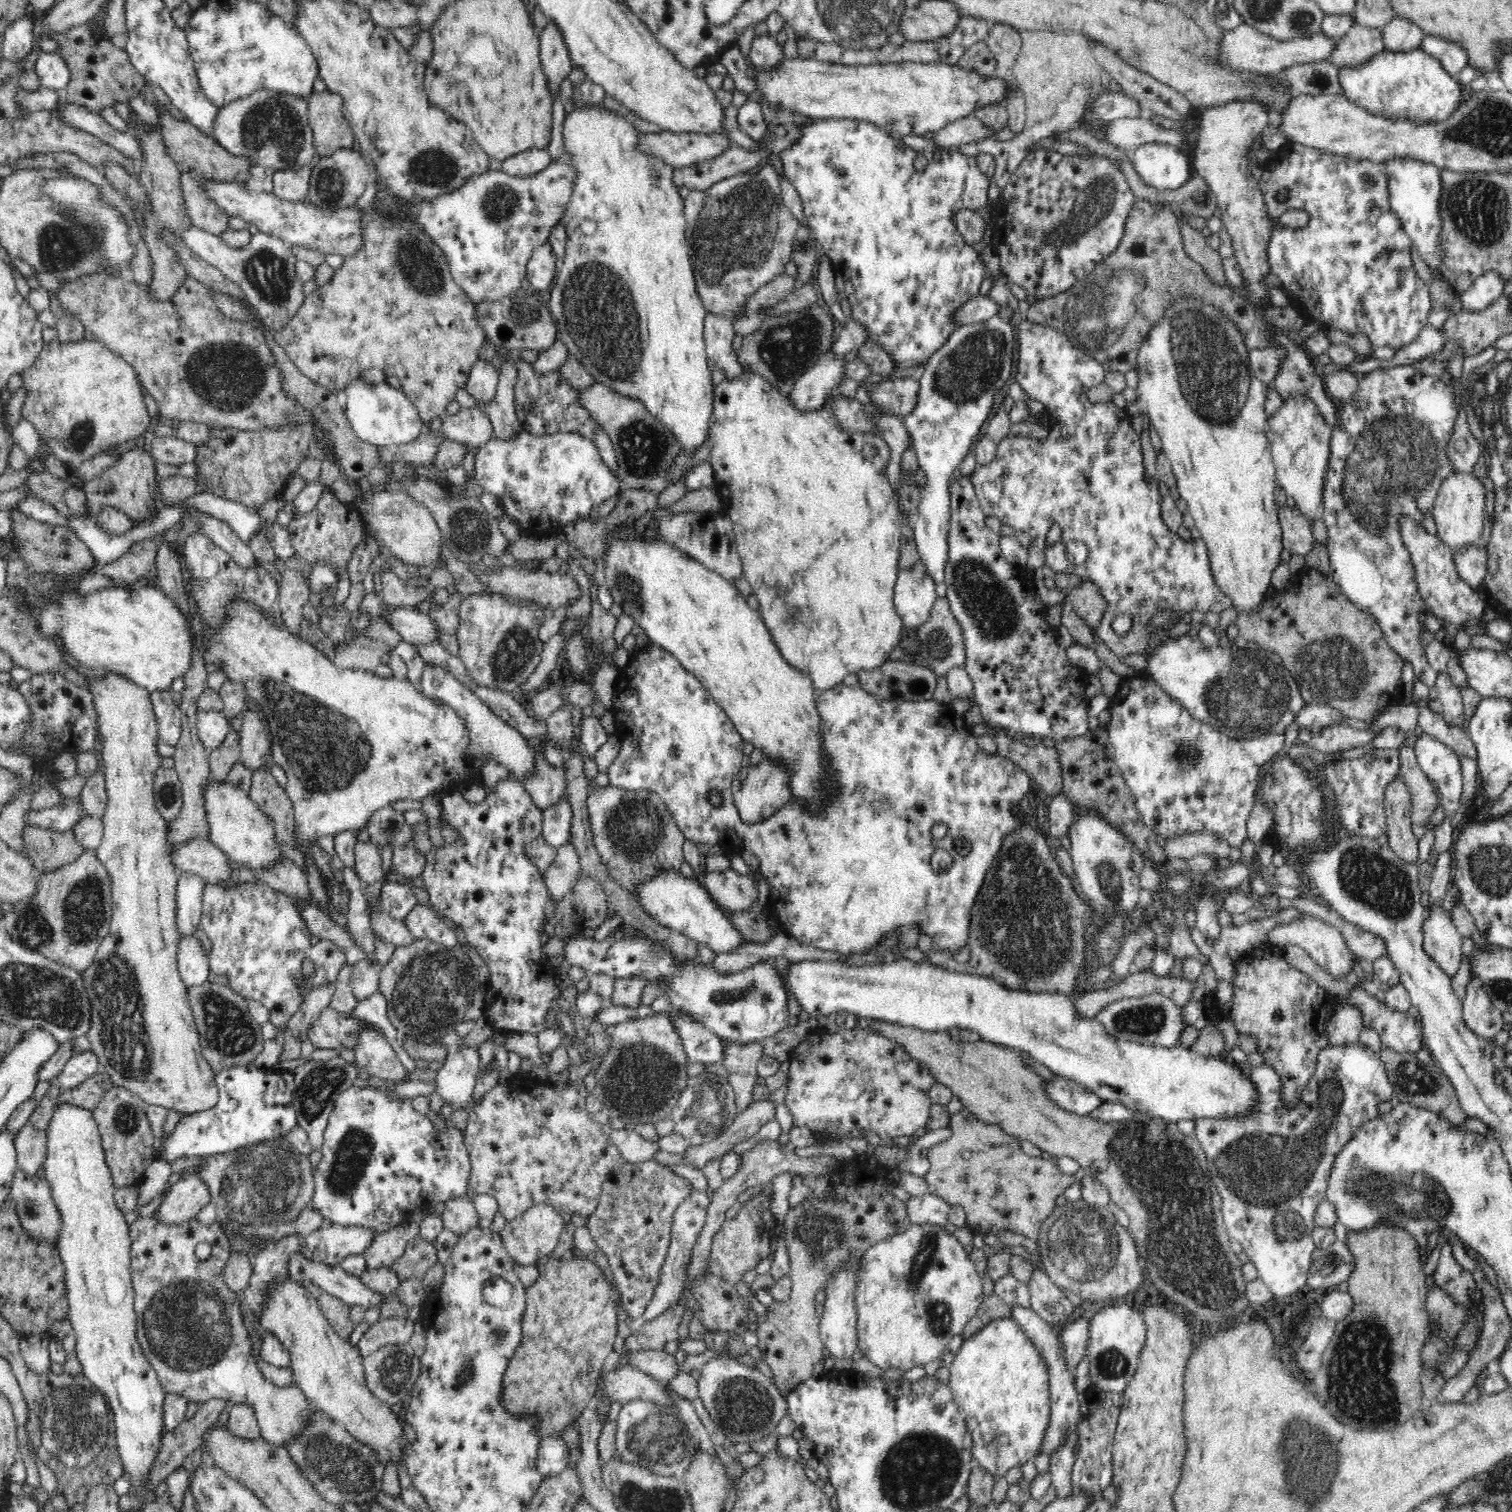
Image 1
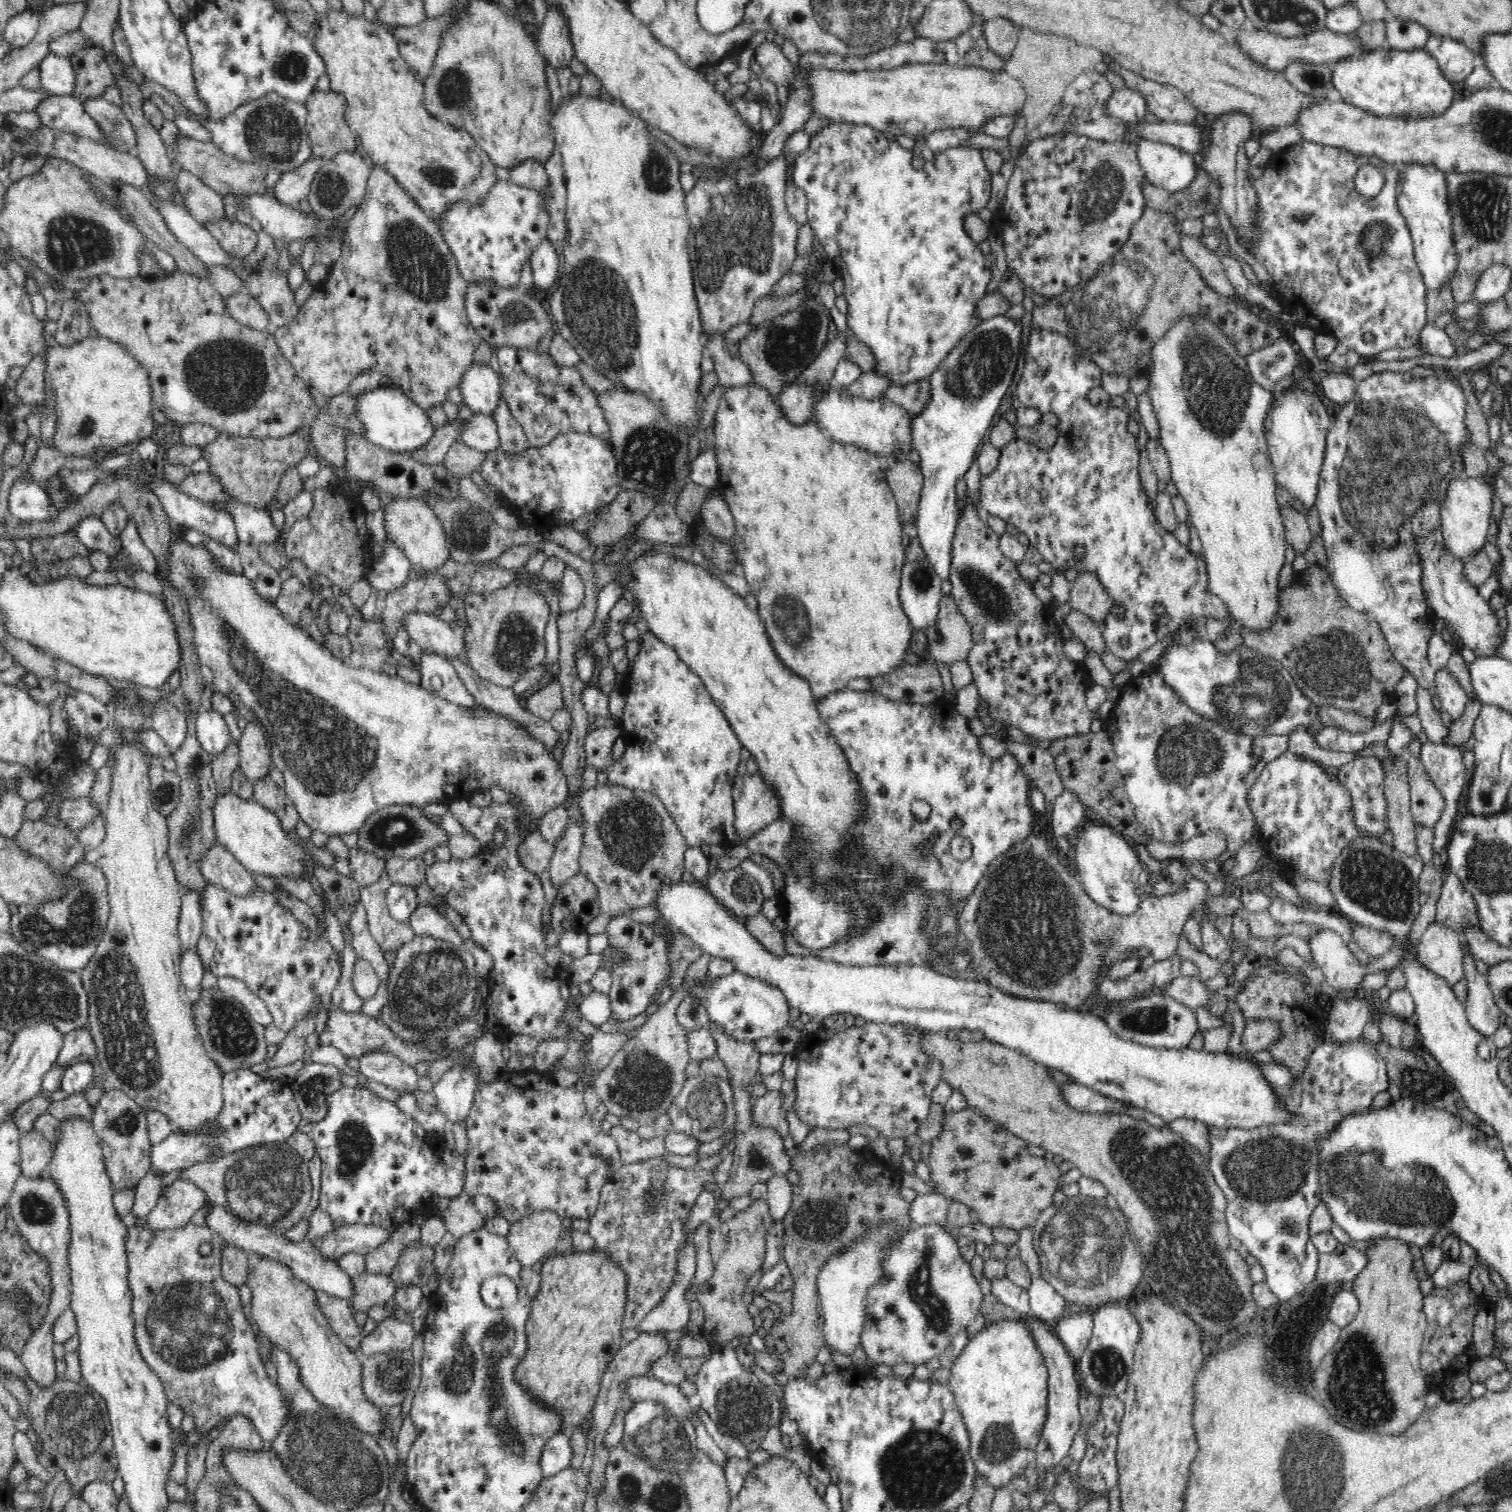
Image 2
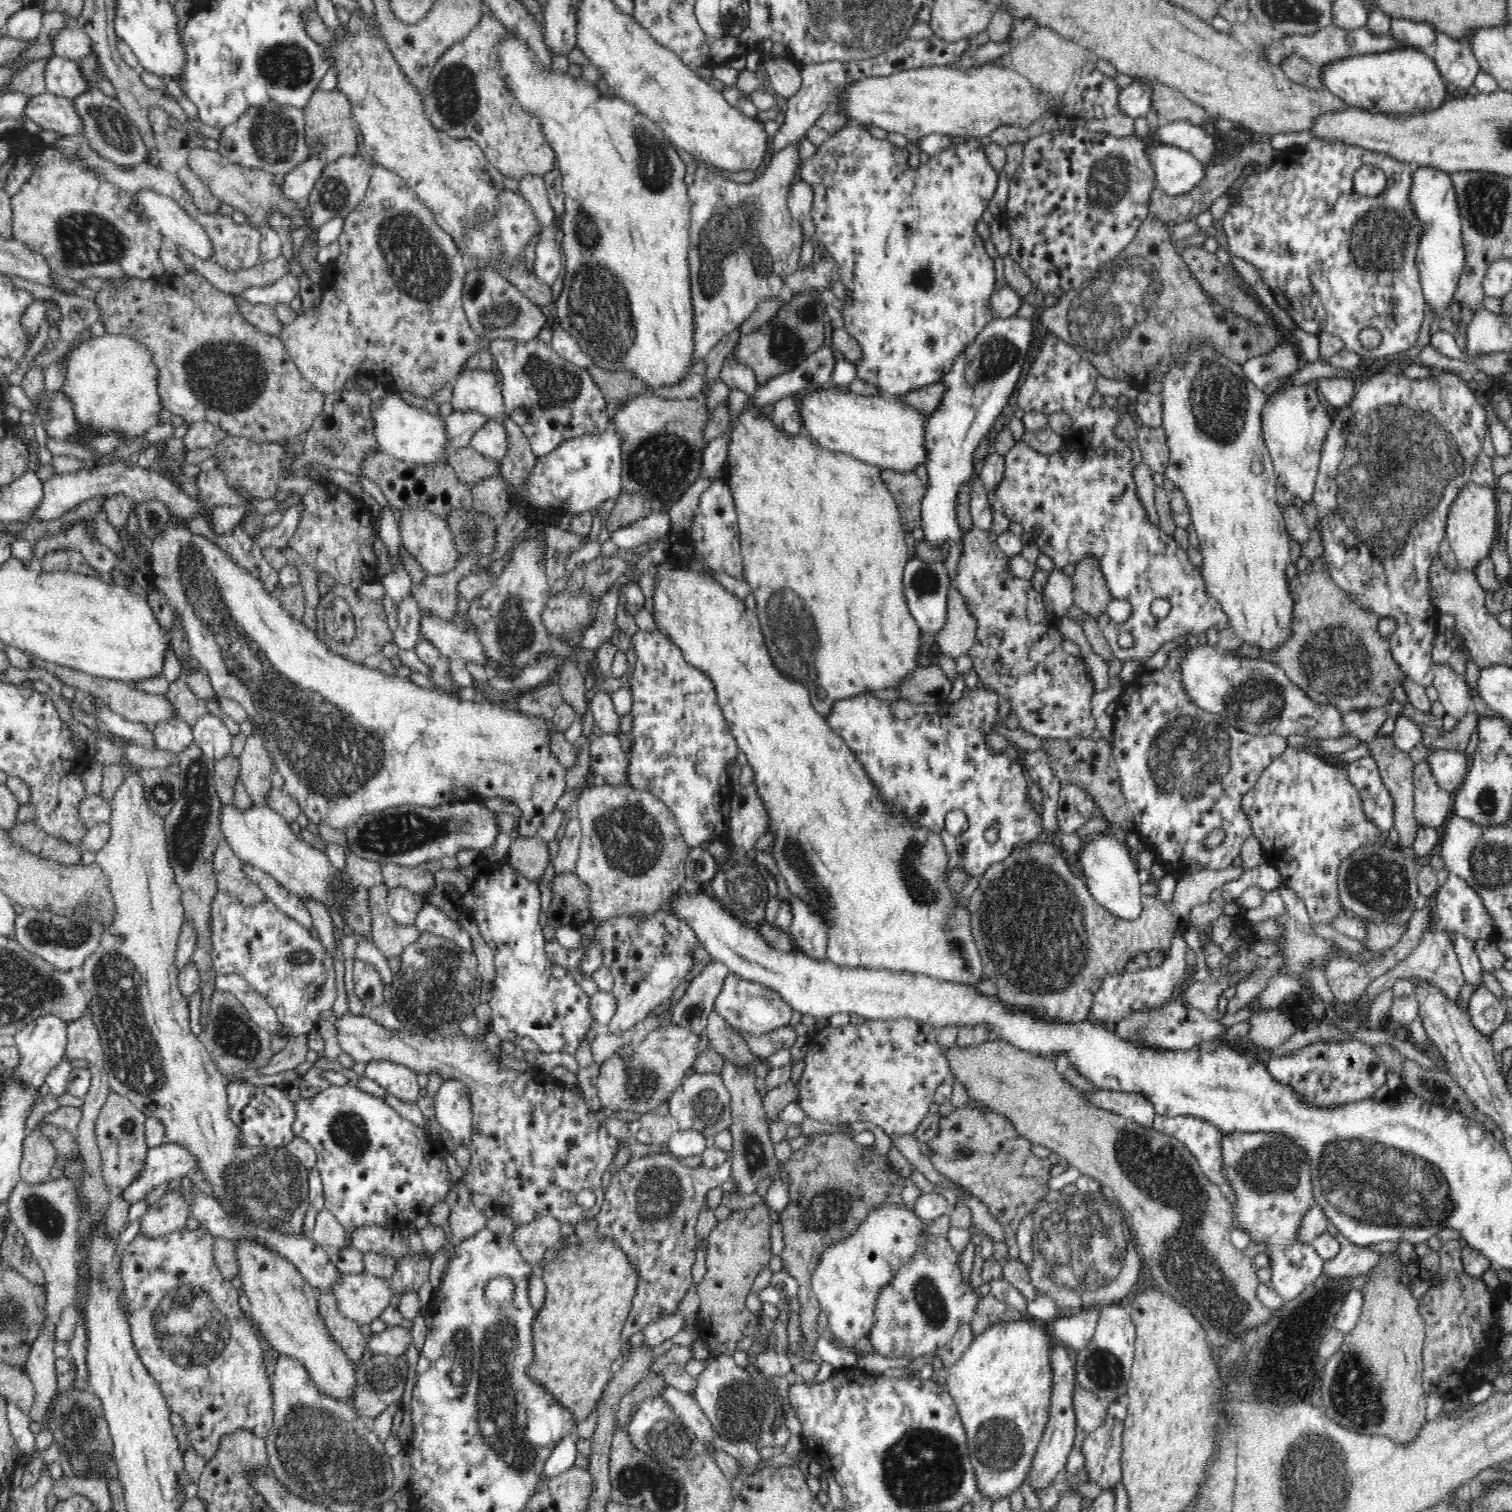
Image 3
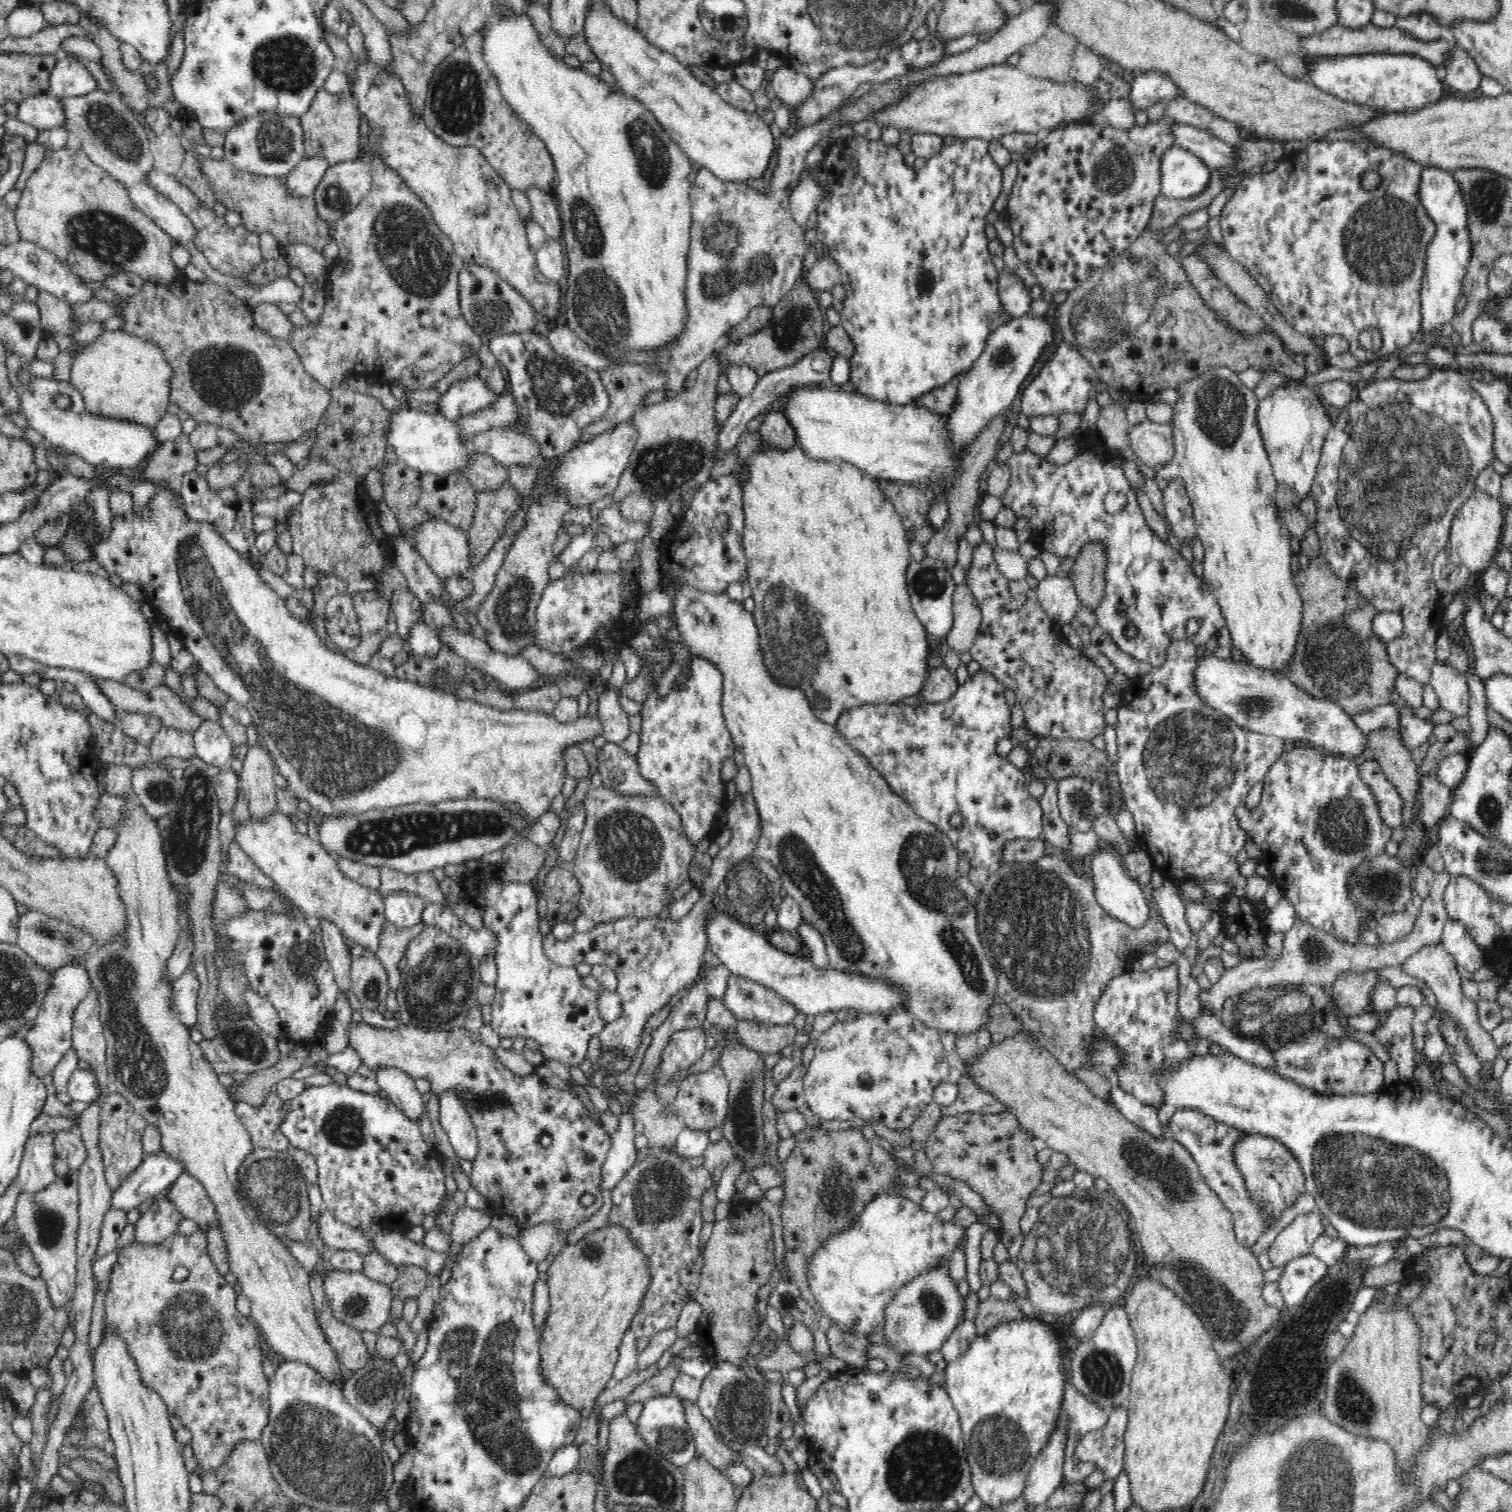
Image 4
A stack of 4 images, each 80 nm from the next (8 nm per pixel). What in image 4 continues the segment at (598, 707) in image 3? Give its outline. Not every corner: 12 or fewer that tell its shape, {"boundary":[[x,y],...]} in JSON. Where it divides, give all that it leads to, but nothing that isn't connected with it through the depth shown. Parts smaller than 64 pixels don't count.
{"boundary":[[620,690],[598,696],[598,718],[607,743],[622,746],[631,735]]}

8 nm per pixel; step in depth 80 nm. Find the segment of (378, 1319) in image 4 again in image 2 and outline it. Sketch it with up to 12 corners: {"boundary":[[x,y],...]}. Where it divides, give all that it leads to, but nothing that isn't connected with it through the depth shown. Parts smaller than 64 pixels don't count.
{"boundary":[[367,1270],[352,1277],[354,1312],[368,1312],[395,1298],[391,1276]]}

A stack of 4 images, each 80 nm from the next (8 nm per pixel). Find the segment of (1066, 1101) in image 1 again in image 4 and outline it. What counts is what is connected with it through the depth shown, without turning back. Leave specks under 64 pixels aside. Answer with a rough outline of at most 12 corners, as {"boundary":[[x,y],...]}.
{"boundary":[[1116,1086],[1114,1105],[1130,1122],[1152,1137],[1163,1137],[1157,1108]]}

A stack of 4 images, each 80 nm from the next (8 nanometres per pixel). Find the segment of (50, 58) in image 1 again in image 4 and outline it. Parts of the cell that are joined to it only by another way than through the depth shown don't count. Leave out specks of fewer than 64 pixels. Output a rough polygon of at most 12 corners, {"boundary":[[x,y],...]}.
{"boundary":[[56,60],[49,94],[67,99],[99,90],[80,60]]}

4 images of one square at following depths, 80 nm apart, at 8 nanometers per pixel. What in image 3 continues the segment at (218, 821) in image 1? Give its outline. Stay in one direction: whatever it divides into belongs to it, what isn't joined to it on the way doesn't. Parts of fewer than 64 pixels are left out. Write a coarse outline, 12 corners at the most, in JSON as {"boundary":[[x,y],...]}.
{"boundary":[[222,805],[242,863],[336,909],[341,870],[266,805]]}

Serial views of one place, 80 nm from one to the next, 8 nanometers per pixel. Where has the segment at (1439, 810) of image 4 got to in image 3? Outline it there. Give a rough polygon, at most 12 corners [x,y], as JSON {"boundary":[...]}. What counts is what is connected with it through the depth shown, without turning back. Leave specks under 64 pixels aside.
{"boundary":[[1426,760],[1414,764],[1414,816],[1441,829],[1452,795],[1436,783]]}

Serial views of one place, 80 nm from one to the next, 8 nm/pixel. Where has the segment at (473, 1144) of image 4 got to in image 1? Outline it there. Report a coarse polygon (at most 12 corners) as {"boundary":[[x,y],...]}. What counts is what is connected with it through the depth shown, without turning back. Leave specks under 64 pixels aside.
{"boundary":[[456,1032],[440,1040],[445,1063],[435,1091],[453,1110],[472,1100],[479,1071],[477,1048],[464,1047]]}

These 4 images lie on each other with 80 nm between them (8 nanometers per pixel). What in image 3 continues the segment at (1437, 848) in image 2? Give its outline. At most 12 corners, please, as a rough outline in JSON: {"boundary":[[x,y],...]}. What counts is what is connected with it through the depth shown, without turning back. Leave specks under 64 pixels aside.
{"boundary":[[1428,746],[1436,783],[1452,796],[1467,775],[1461,752]]}

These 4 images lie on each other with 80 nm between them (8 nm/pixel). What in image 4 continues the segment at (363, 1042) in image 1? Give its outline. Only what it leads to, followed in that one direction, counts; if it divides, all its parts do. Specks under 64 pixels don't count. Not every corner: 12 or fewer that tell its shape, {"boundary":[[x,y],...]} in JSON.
{"boundary":[[384,1065],[373,1070],[379,1087],[418,1123],[424,1095],[414,1077]]}

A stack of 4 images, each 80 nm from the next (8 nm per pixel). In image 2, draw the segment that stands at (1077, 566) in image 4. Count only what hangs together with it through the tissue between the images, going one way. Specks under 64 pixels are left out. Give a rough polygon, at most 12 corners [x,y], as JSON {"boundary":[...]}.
{"boundary":[[1079,572],[1070,590],[1073,609],[1096,622],[1113,607],[1100,579]]}

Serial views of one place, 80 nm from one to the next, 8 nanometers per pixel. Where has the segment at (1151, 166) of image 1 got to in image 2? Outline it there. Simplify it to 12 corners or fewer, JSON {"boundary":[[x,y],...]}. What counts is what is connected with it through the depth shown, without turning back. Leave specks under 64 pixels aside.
{"boundary":[[1137,140],[1146,181],[1169,194],[1198,175],[1181,148]]}

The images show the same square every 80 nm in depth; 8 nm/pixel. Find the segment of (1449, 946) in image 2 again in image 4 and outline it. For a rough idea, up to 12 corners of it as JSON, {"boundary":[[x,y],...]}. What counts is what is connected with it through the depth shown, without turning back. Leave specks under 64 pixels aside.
{"boundary":[[1442,942],[1416,950],[1400,967],[1423,980],[1466,1031],[1491,1070],[1498,1058],[1478,1005],[1464,997],[1455,958]]}

